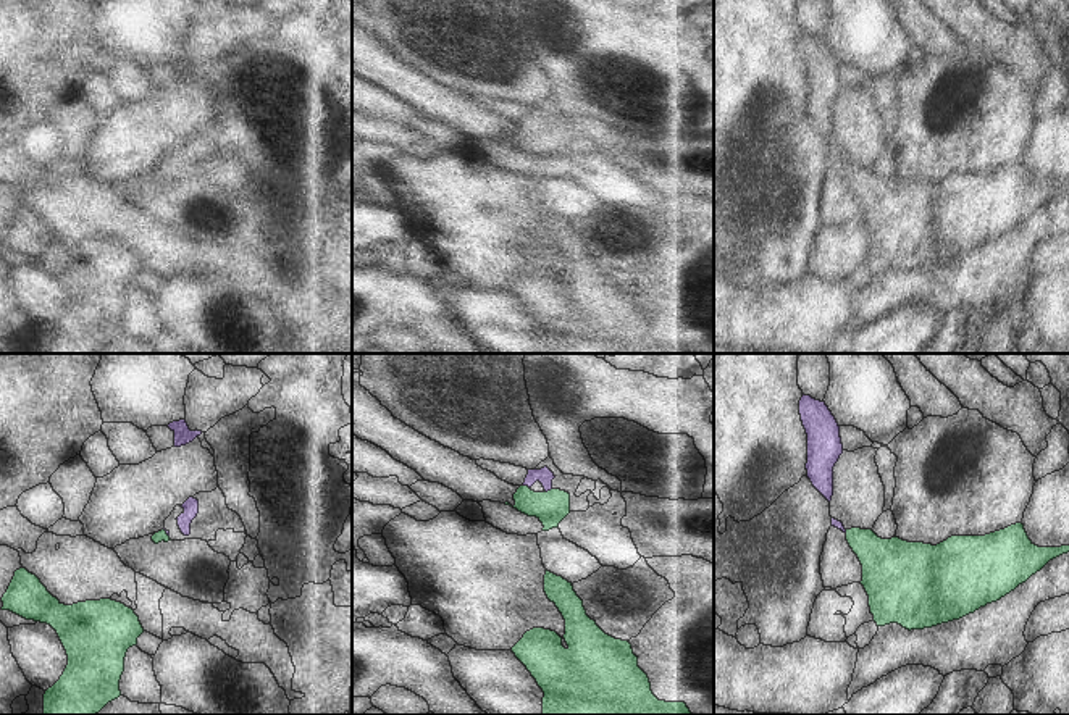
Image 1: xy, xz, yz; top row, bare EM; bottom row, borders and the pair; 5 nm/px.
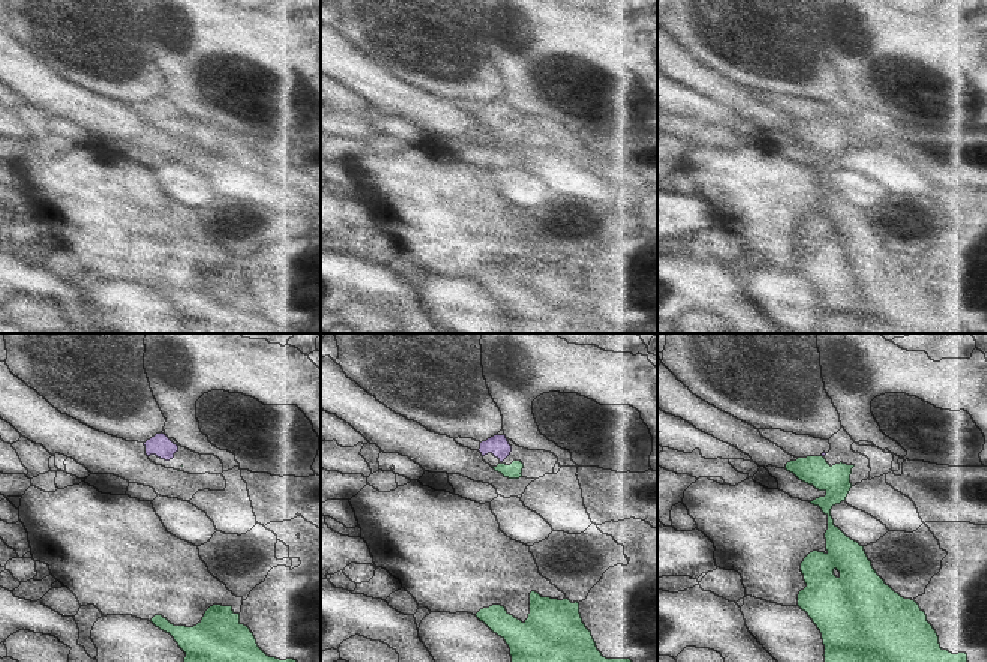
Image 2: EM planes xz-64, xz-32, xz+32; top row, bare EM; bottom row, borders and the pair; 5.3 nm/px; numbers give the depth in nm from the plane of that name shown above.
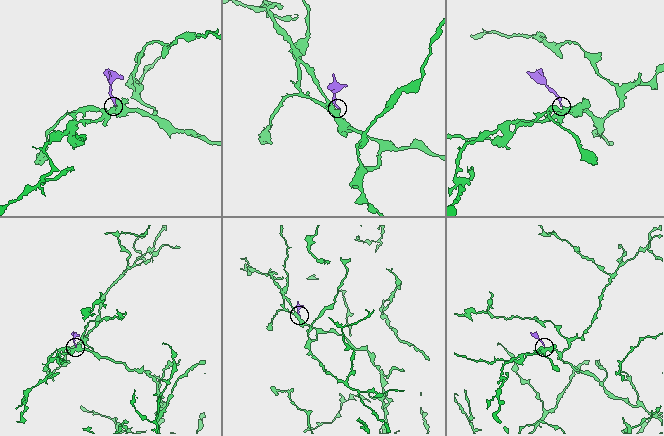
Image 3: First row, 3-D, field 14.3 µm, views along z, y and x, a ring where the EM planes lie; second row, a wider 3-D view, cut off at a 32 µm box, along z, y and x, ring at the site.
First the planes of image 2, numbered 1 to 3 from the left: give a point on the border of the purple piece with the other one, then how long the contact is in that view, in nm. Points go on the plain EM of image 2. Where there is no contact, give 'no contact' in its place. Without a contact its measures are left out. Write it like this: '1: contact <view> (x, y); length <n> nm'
1: no contact
2: no contact
3: no contact

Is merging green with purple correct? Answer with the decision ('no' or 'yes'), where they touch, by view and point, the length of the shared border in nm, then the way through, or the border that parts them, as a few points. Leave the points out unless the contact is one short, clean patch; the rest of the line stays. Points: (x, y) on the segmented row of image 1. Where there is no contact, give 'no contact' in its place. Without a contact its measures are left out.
yes; meets green in xz at (548, 491); contact 40 nm long; runs through xz (551, 507), (548, 491), (544, 475)

